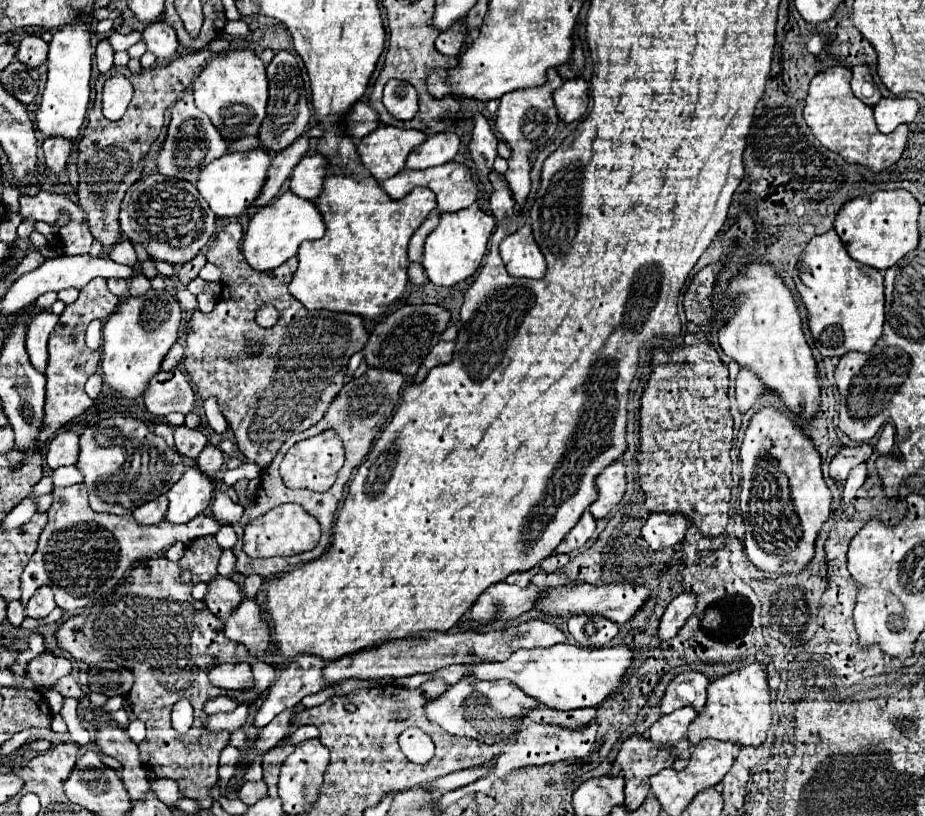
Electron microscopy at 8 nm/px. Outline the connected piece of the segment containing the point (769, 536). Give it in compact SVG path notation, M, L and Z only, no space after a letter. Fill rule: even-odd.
M773 404L753 412L741 444L741 494L745 550L749 560L771 574L795 574L813 558L813 544L831 514L831 490L821 474L821 456L787 410Z

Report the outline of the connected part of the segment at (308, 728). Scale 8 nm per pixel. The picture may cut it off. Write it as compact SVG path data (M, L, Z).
M304 725L297 728L297 730L287 738L283 738L284 743L291 743L297 745L305 740L317 738L319 736L319 729L313 725Z

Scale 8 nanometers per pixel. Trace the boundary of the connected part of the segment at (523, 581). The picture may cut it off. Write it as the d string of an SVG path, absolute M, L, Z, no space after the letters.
M535 566L535 570L527 570L527 572L513 572L513 574L509 574L509 576L507 576L507 580L505 580L505 582L507 582L507 584L517 584L517 586L525 588L537 572L541 572L541 570L539 570L539 566Z

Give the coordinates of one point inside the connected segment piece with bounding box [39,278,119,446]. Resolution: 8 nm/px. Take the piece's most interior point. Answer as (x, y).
(70, 364)

